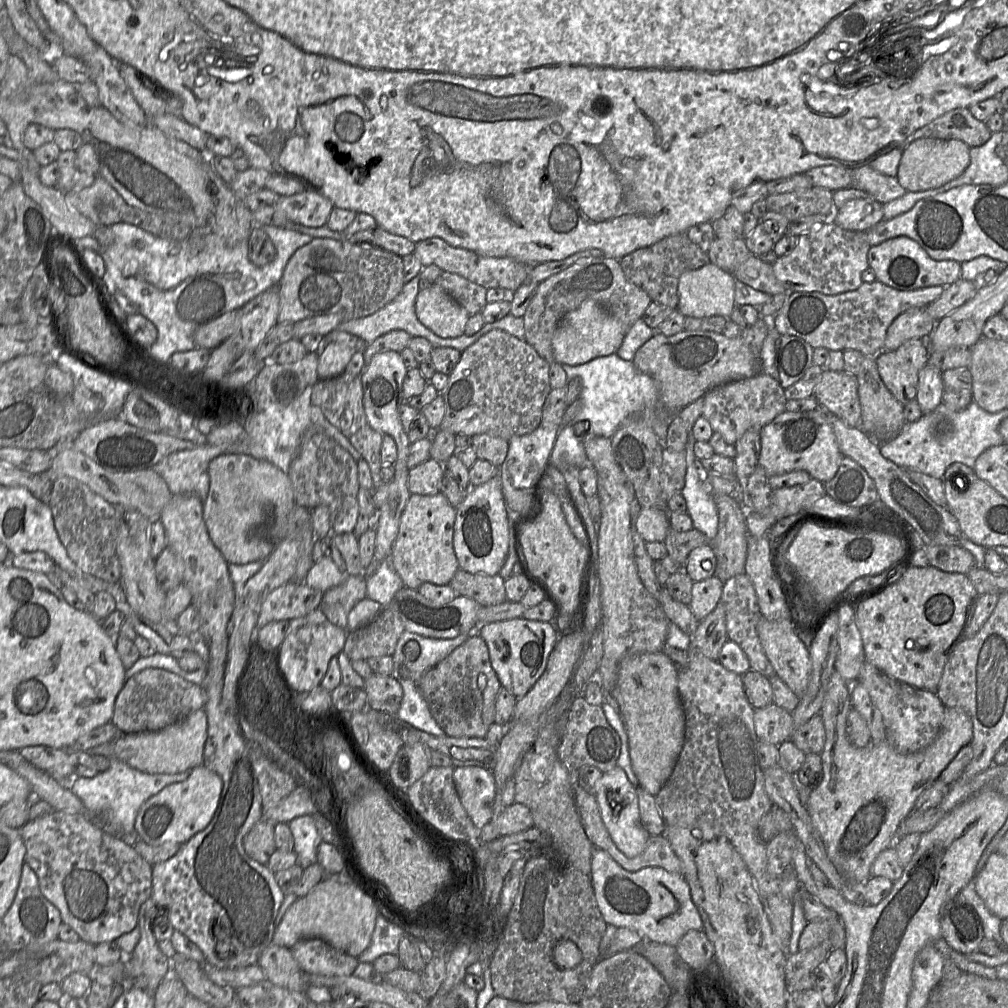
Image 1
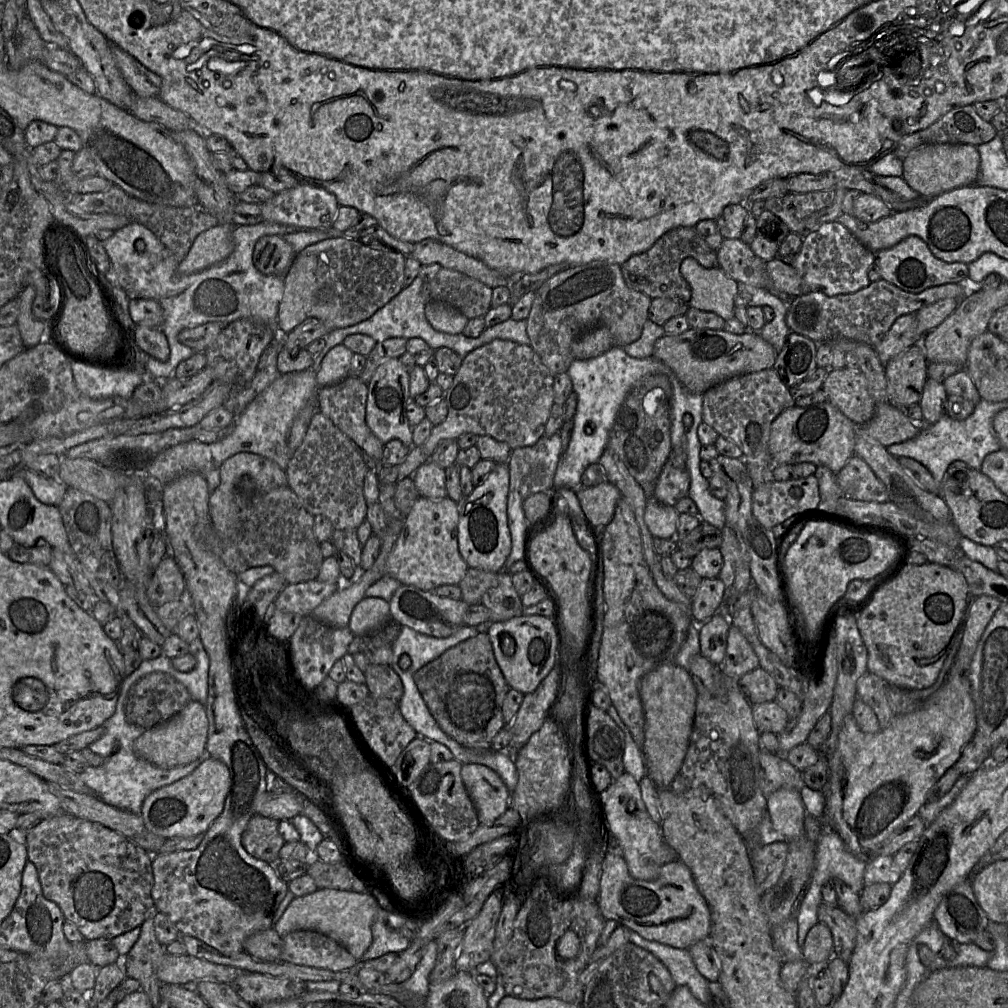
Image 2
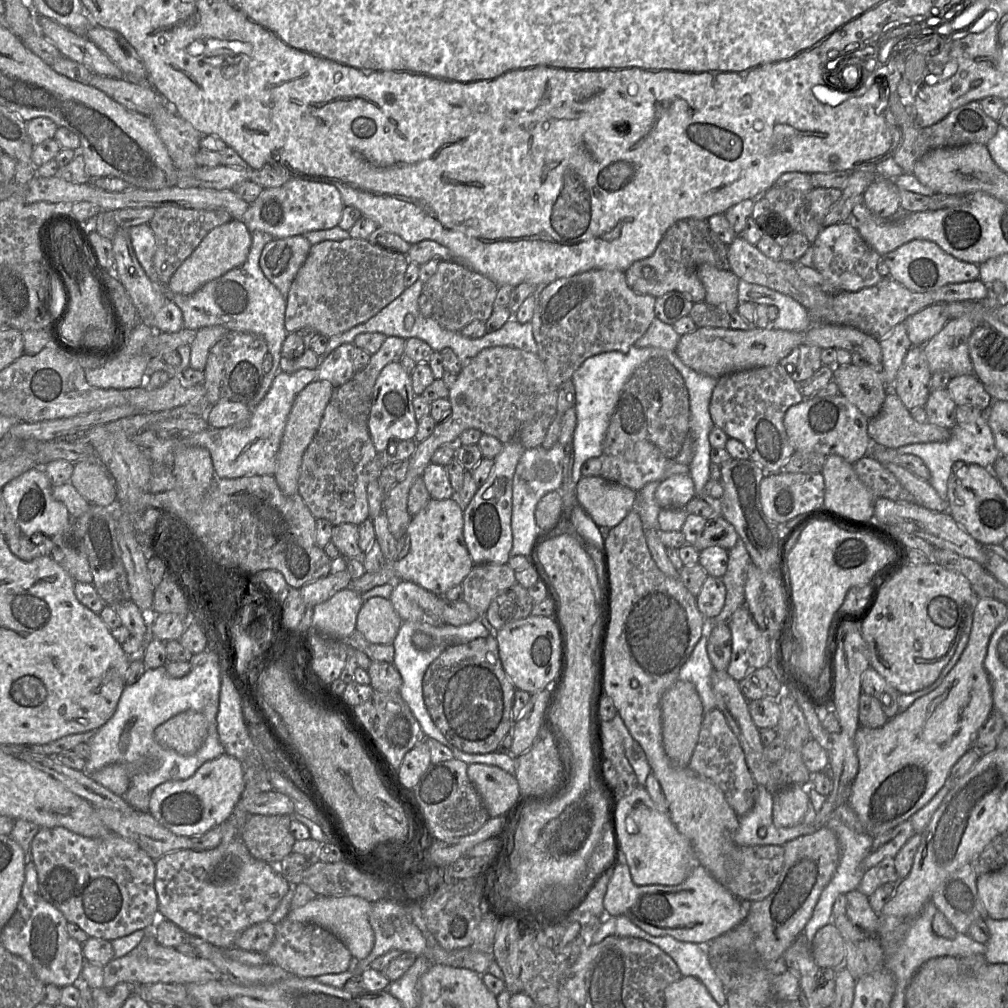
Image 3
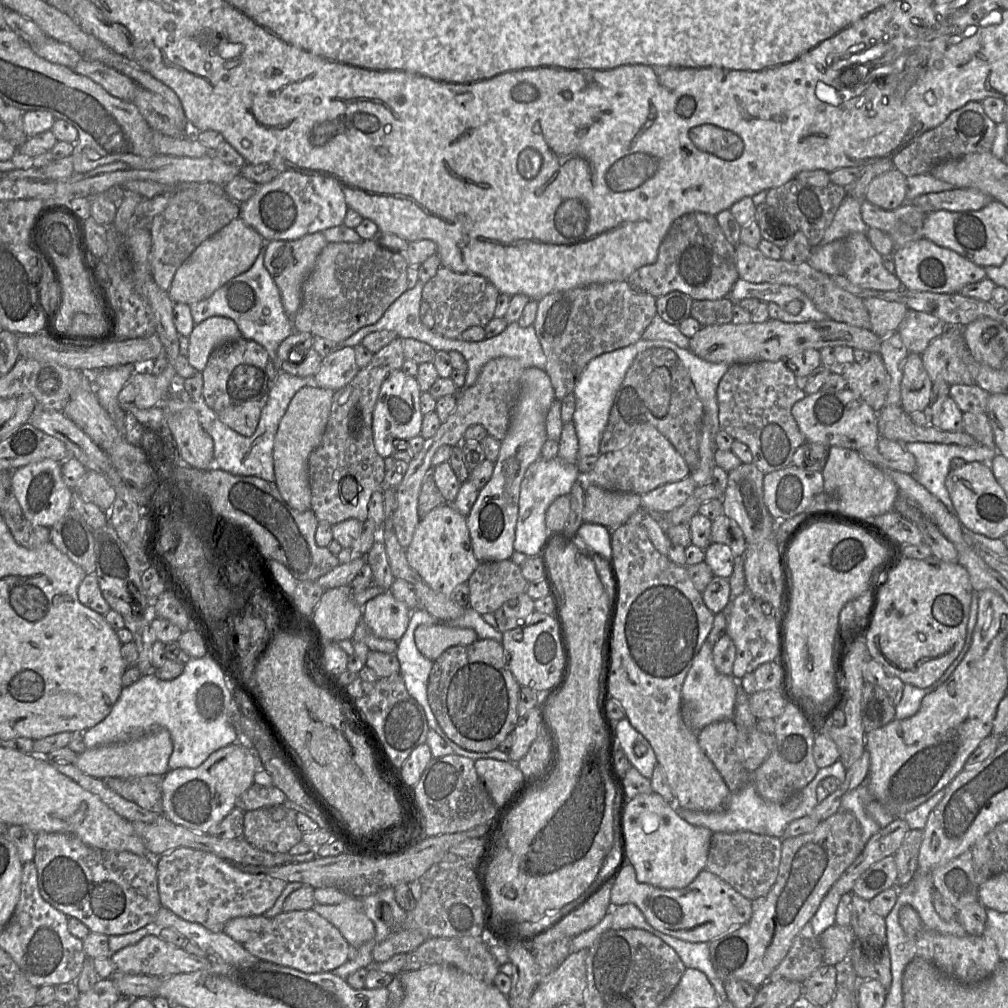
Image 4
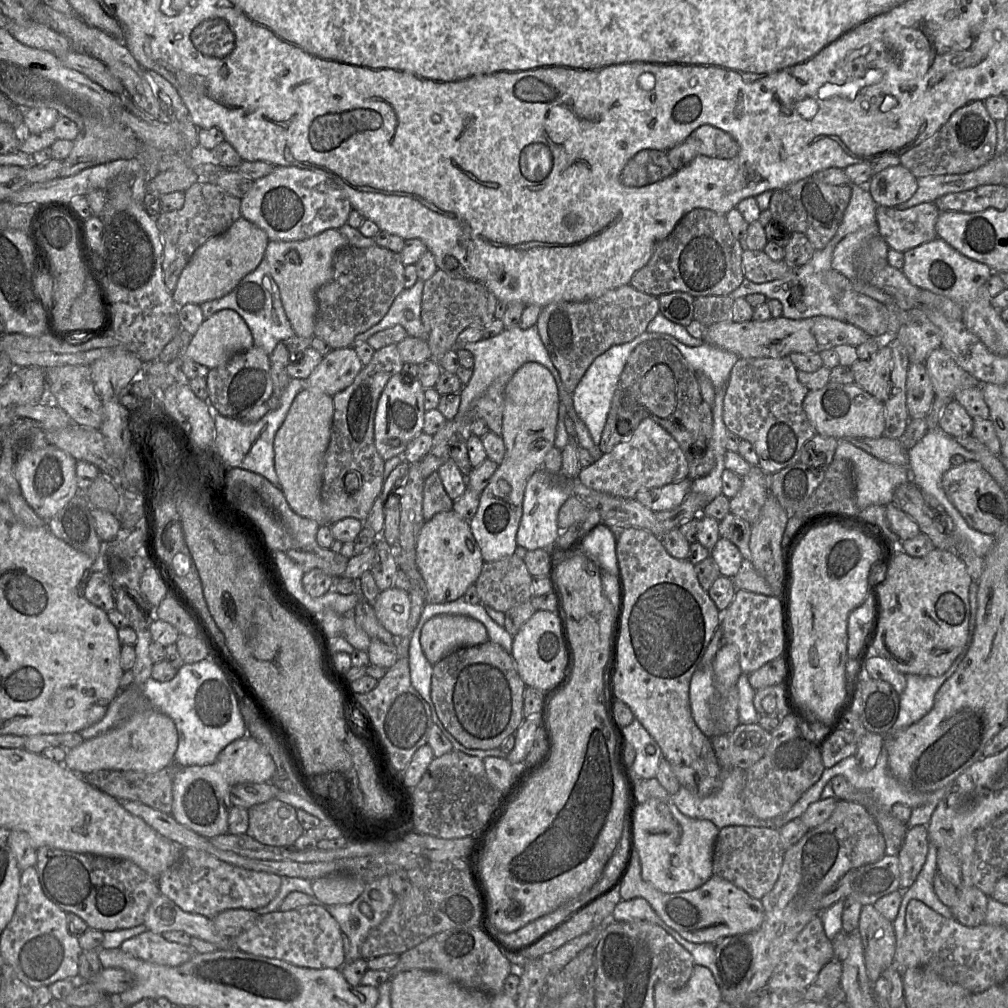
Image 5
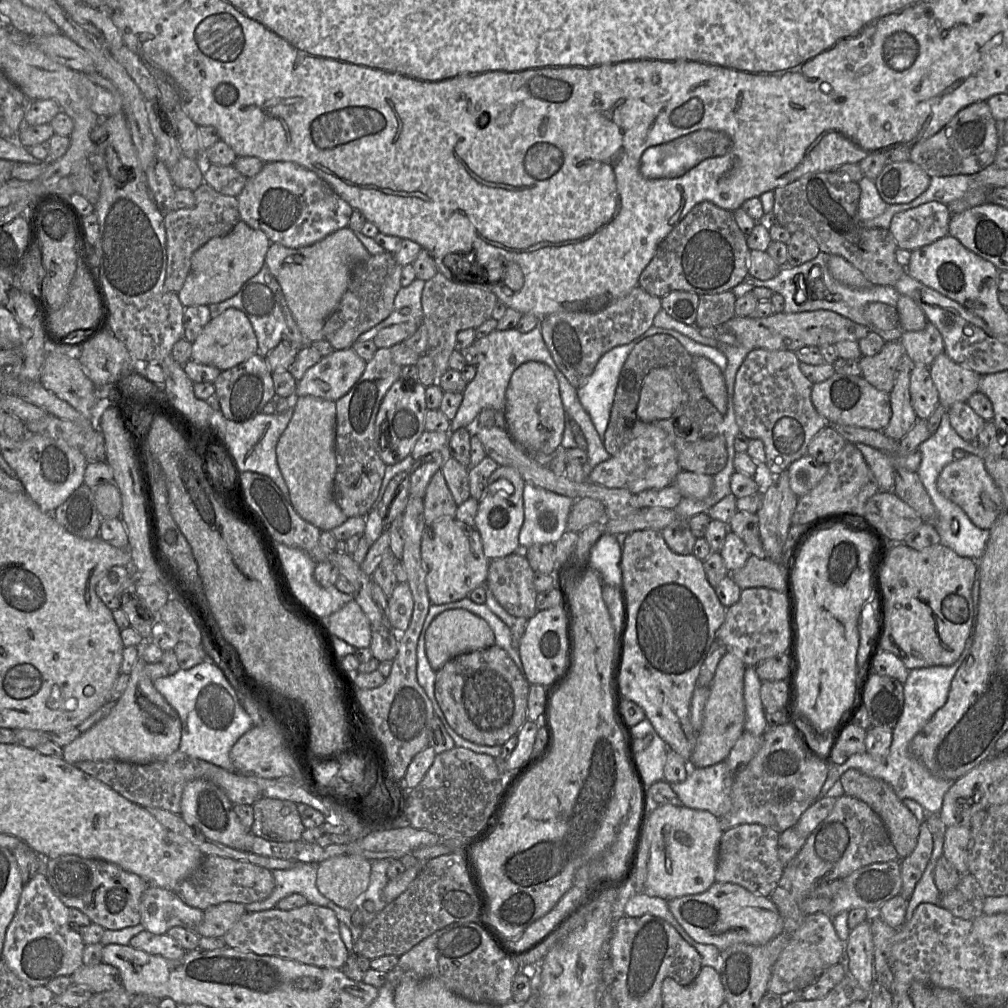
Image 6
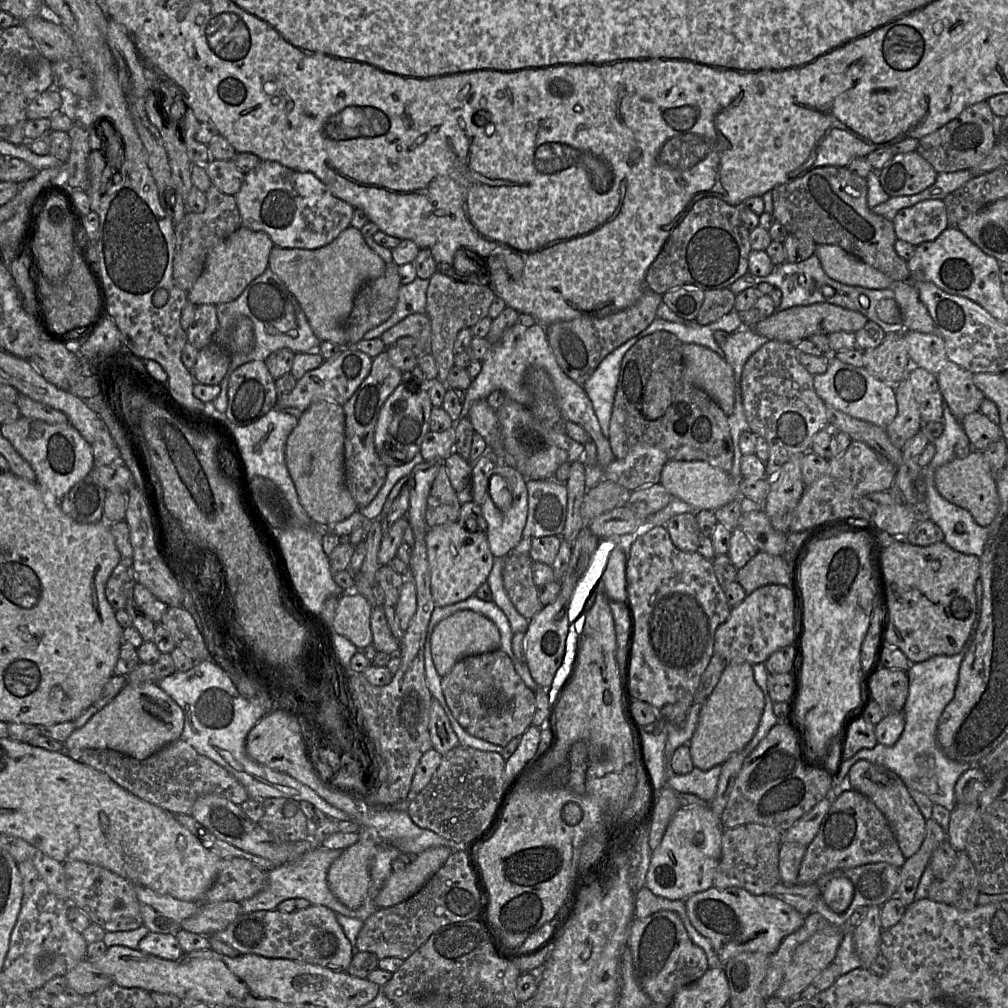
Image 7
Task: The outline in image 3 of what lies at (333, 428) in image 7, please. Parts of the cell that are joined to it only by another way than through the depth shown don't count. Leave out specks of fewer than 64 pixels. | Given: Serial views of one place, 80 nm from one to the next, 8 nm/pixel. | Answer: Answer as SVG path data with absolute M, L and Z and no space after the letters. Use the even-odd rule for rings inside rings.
M316 380L301 390L293 402L281 439L274 473L274 478L280 490L286 496L298 494L298 479L302 457L319 429L333 389L334 387L328 381Z

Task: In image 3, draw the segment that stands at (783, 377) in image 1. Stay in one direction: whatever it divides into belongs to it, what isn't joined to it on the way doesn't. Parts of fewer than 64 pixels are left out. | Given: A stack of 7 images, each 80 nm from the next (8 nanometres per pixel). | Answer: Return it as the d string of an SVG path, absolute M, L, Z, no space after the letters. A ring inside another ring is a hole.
M802 344L781 359L778 365L794 382L800 382L811 377L822 366L821 350L817 346Z

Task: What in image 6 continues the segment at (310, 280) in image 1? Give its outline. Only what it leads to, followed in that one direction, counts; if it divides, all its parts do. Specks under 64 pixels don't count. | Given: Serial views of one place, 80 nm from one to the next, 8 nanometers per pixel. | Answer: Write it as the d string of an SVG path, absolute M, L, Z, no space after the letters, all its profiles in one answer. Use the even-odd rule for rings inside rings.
M387 251L371 255L366 261L356 264L337 309L325 321L324 340L335 350L351 348L361 334L385 320L392 313L395 297L402 287L401 273L402 266Z

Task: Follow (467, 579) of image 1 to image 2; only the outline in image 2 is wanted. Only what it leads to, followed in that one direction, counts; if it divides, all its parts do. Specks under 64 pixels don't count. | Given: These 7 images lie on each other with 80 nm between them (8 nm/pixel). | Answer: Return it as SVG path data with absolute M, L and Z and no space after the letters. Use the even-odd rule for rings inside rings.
M508 571L499 572L498 585L483 595L481 604L490 611L489 623L503 622L523 615L521 596L513 587Z

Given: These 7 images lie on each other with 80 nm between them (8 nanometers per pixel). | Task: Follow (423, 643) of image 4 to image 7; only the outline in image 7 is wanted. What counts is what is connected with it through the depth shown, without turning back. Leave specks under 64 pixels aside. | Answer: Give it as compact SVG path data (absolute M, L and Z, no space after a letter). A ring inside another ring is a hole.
M460 610L435 626L430 644L434 666L438 674L443 677L460 659L499 649L500 633L497 626L485 616L471 610Z

